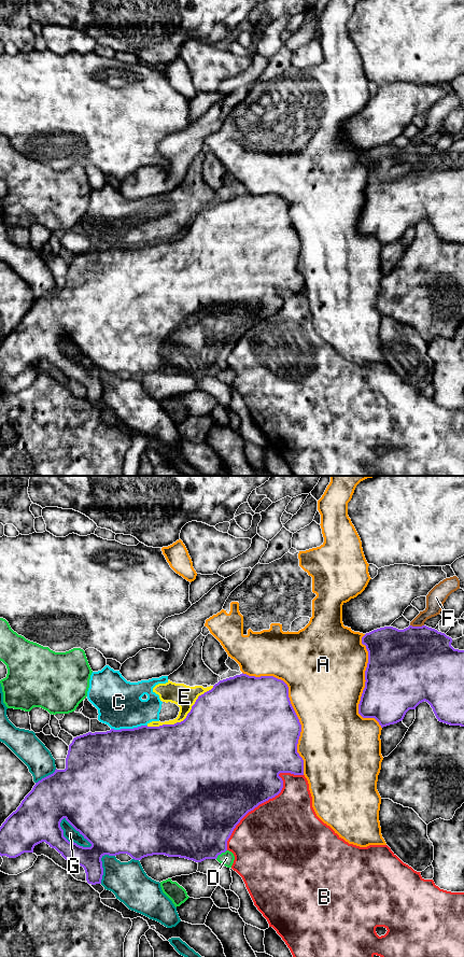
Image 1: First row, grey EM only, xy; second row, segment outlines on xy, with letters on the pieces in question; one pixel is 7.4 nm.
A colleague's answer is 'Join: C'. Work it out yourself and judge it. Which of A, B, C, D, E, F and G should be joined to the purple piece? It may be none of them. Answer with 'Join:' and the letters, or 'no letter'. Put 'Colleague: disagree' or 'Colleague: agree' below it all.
Join: no letter
Colleague: disagree

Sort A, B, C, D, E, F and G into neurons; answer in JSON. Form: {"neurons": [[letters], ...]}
{"neurons": [["A"], ["B"], ["C", "E"], ["D"], ["F"], ["G"]]}

